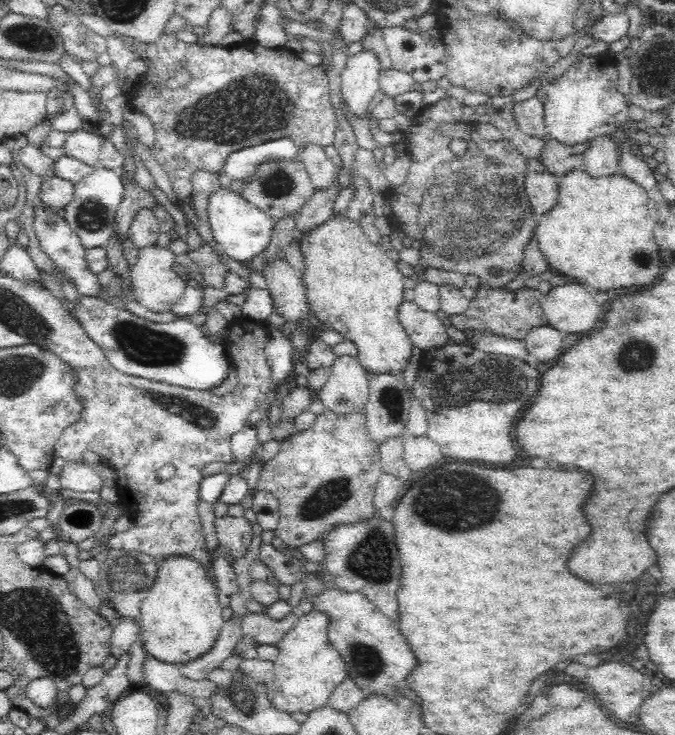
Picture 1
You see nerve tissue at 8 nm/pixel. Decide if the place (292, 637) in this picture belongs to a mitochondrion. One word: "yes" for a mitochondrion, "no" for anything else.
no

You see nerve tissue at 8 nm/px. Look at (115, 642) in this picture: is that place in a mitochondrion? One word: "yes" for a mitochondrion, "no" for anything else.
no

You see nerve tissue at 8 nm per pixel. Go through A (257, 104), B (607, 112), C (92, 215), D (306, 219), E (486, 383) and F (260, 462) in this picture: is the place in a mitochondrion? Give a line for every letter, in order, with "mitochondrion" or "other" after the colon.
A: mitochondrion
B: other
C: mitochondrion
D: other
E: mitochondrion
F: other

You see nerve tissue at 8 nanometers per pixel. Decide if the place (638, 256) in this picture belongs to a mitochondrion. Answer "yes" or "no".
yes

